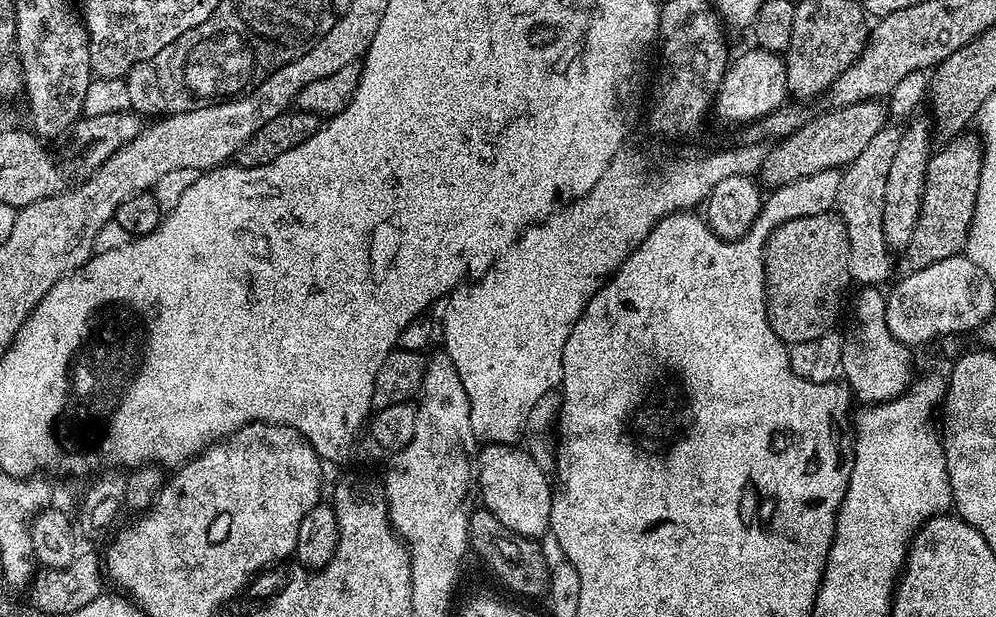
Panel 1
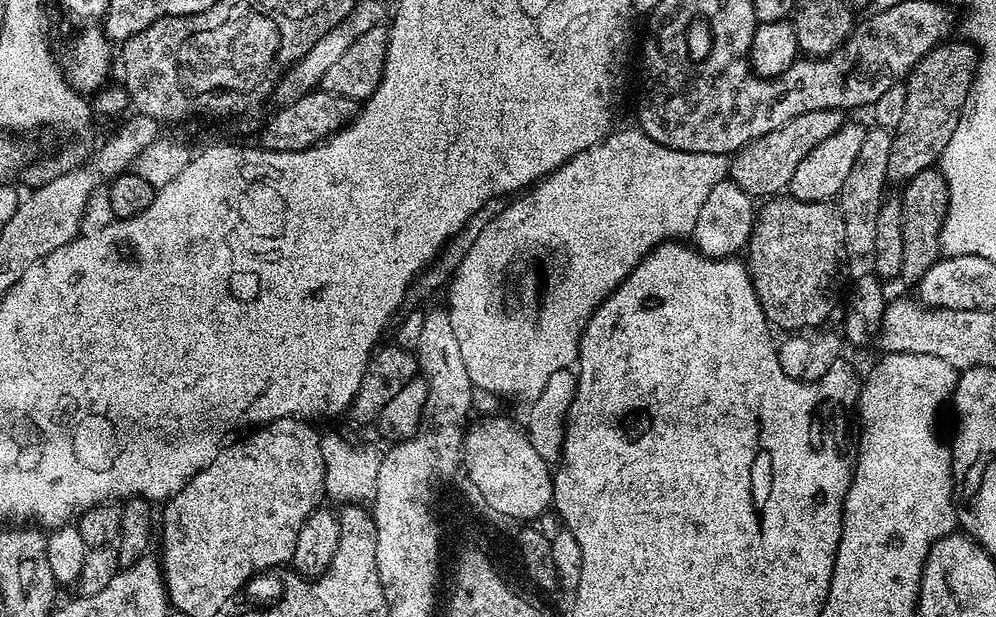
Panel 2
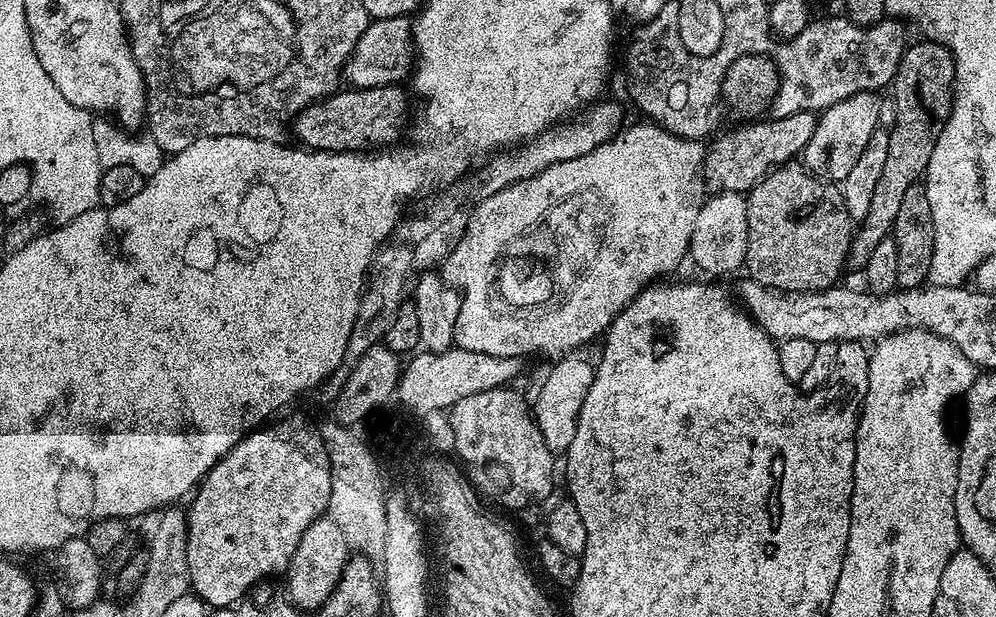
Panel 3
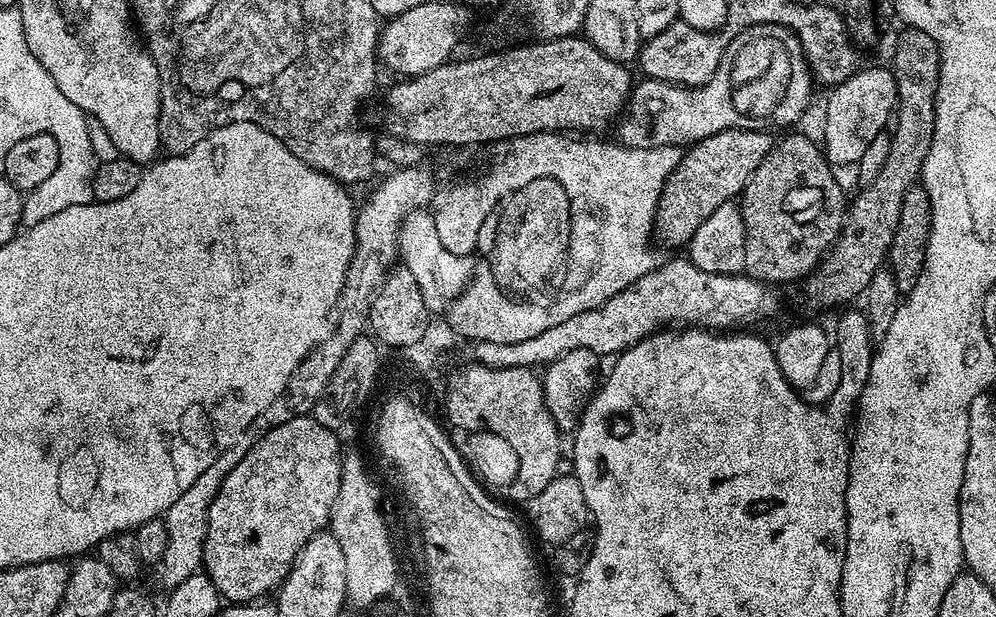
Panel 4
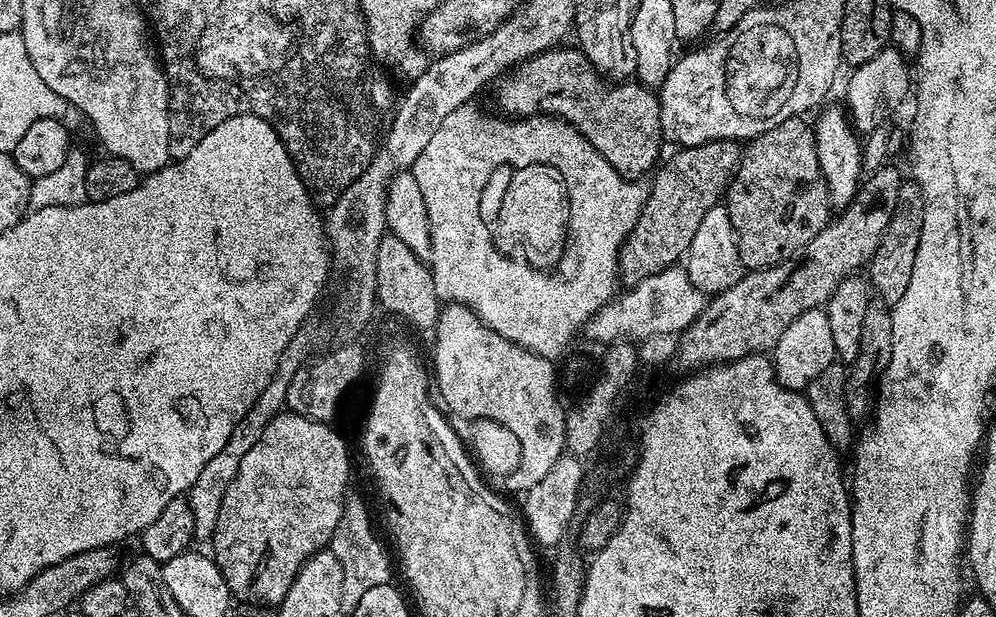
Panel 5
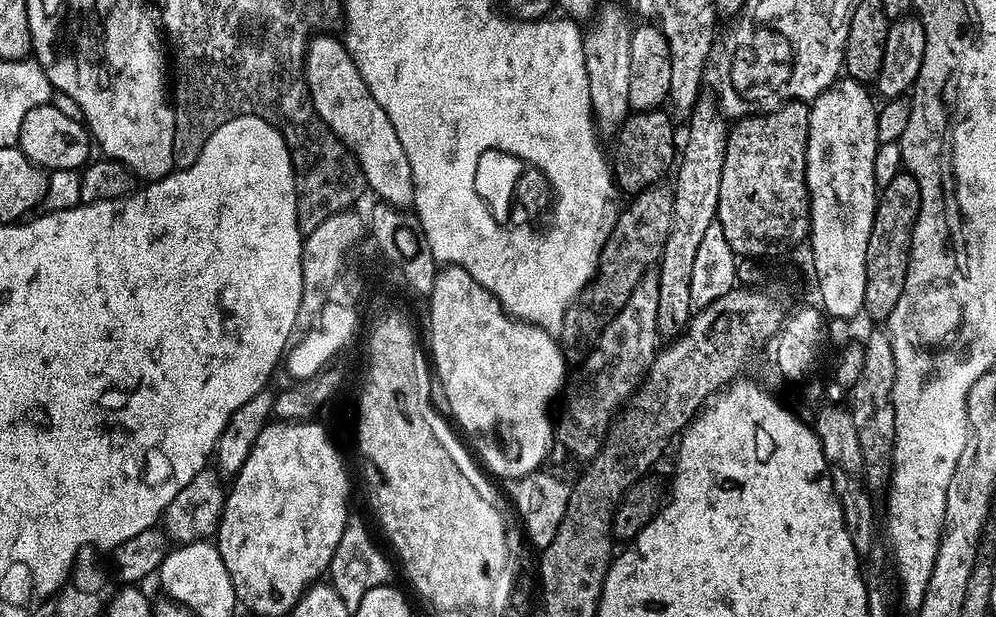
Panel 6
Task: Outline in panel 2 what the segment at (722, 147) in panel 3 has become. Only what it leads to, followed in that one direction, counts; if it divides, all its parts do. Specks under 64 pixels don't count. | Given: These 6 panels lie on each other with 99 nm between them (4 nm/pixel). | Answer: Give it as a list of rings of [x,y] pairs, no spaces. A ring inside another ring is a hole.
[[[834,108],[810,110],[810,114],[798,114],[798,118],[786,123],[781,129],[763,134],[760,138],[754,138],[731,157],[730,179],[732,183],[737,184],[747,196],[753,198],[771,198],[783,193],[792,183],[794,174],[798,170],[798,162],[802,162],[802,158],[806,158],[806,154],[810,154],[810,150],[814,150],[814,146],[818,146],[818,142],[826,142],[826,138],[830,138],[830,134],[837,132],[845,122],[845,113]]]

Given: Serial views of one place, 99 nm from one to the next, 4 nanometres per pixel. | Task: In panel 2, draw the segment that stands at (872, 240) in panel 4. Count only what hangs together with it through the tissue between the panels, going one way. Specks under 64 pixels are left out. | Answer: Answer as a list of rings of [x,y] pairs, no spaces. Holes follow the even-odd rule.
[[[964,38],[956,39],[949,39],[930,50],[930,54],[920,59],[907,80],[903,81],[904,109],[892,132],[888,167],[888,178],[893,185],[907,184],[914,174],[933,167],[939,161],[942,150],[946,150],[946,142],[950,142],[950,134],[954,134],[954,126],[958,126],[960,115],[964,113],[976,77],[978,53],[975,44]]]

